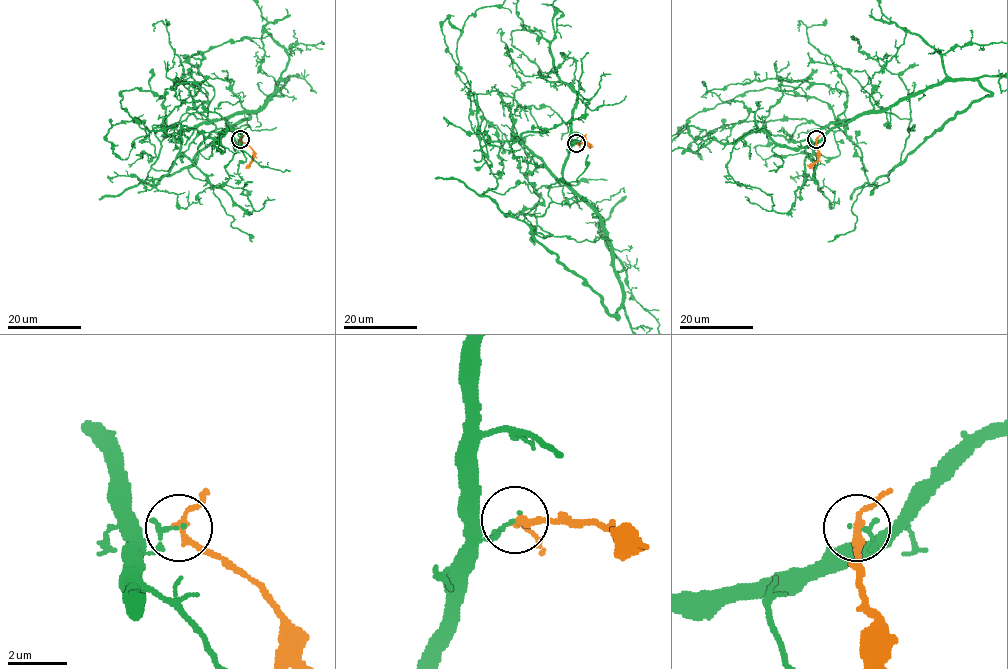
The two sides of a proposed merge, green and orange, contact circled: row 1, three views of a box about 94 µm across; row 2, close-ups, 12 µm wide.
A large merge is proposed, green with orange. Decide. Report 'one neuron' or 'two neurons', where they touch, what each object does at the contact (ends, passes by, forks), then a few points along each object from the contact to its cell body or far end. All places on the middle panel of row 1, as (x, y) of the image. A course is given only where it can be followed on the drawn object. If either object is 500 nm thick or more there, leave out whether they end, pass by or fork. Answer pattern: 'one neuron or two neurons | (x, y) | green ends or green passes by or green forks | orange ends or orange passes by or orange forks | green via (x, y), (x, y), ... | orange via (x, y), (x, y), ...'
two neurons | (576, 143) | green ends | orange passes by | green via (576, 143), (563, 179), (608, 237), (618, 317), (481, 194), (501, 145), (457, 42) | orange via (576, 143), (589, 145), (586, 133)

